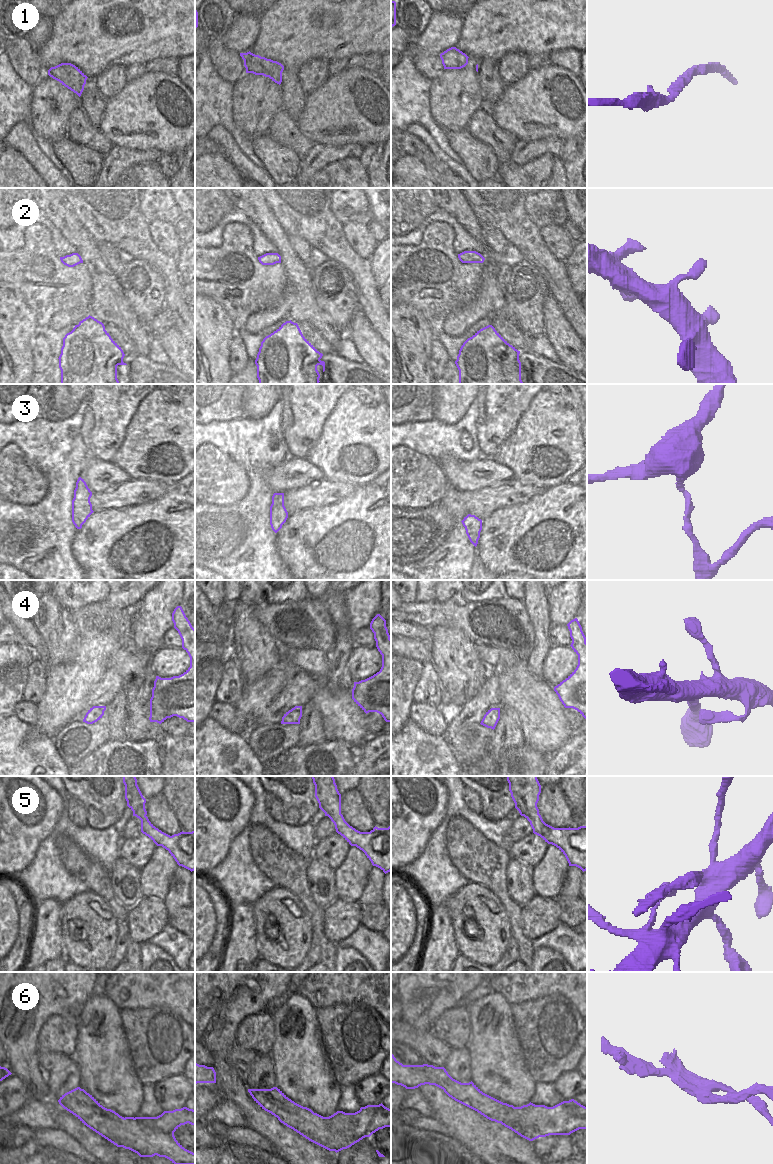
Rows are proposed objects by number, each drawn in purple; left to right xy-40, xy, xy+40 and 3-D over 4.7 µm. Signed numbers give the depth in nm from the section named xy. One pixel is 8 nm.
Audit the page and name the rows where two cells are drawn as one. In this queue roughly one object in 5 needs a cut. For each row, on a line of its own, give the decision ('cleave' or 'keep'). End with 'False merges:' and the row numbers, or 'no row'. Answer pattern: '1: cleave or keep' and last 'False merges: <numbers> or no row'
1: keep
2: keep
3: cleave
4: keep
5: cleave
6: cleave
False merges: 3, 5, 6

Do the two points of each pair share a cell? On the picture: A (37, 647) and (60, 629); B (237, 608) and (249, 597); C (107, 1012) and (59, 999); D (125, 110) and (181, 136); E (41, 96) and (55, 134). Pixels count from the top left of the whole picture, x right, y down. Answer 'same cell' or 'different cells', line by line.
A: different cells
B: different cells
C: different cells
D: same cell
E: same cell

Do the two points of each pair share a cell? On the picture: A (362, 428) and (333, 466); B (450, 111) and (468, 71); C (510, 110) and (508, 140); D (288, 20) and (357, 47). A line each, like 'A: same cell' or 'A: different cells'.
A: same cell
B: same cell
C: different cells
D: same cell

